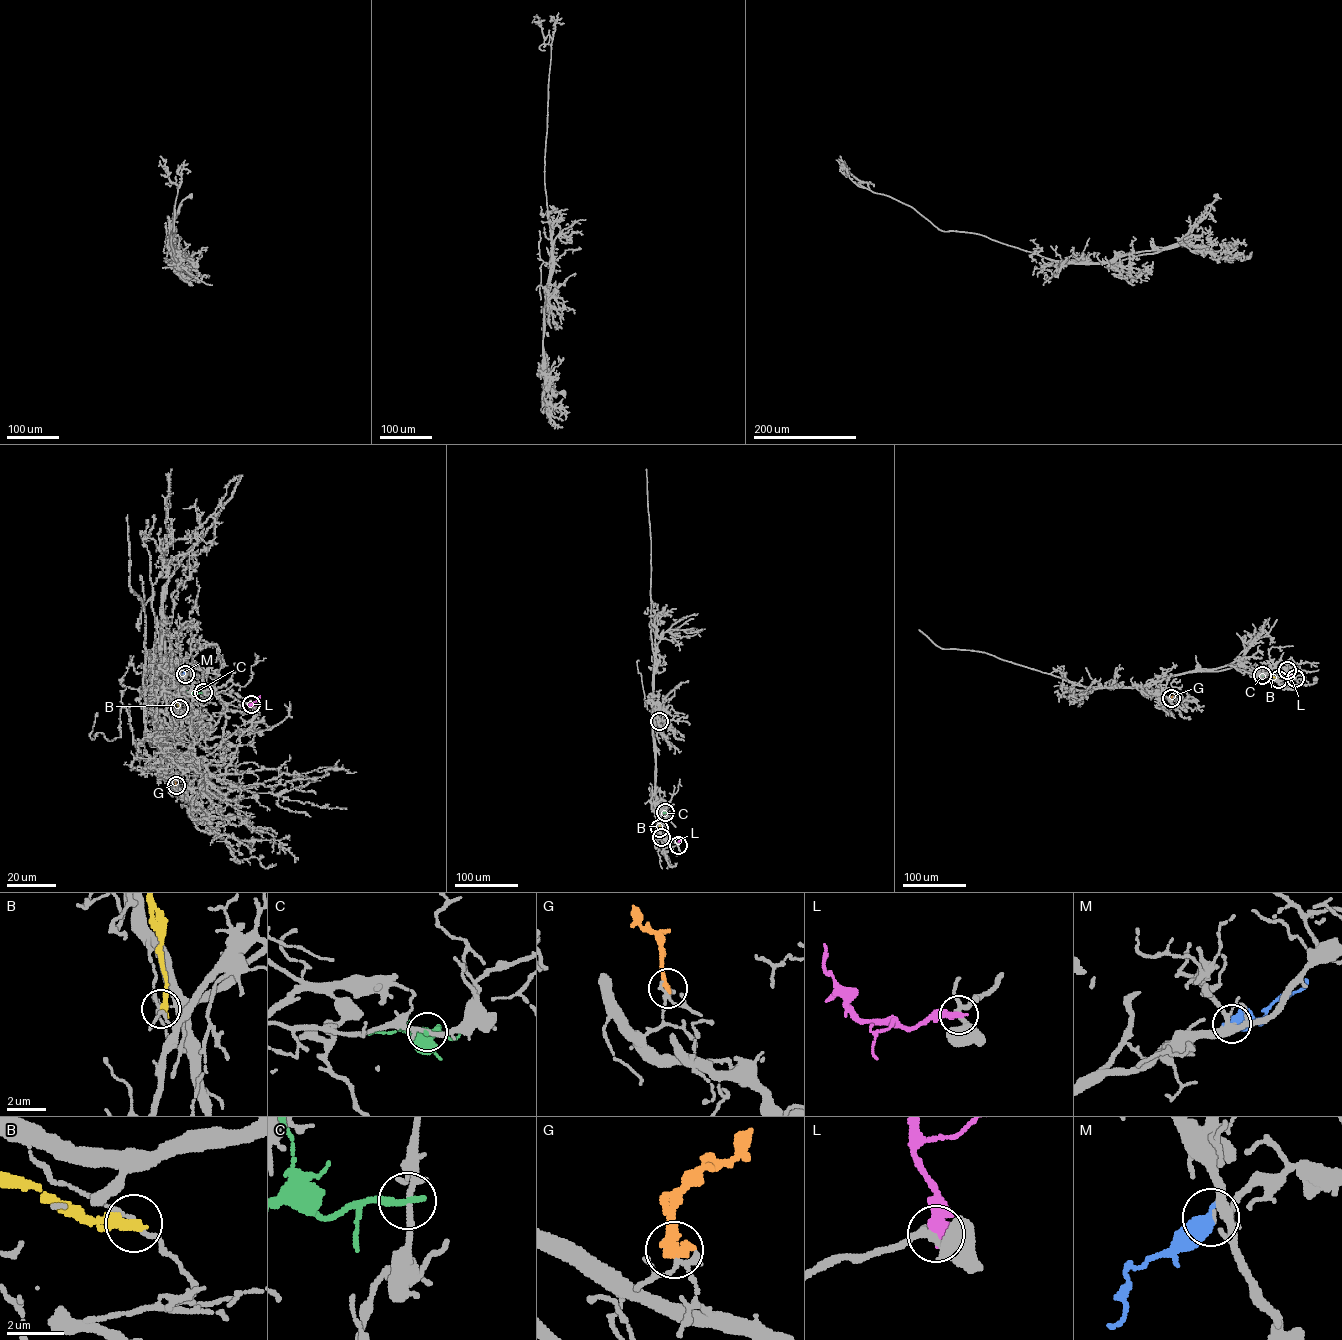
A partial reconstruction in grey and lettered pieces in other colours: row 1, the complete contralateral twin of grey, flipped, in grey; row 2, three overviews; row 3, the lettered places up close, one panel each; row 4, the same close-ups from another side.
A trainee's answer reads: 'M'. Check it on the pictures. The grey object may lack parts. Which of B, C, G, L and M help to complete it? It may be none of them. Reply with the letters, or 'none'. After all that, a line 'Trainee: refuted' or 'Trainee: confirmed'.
M
Trainee: confirmed

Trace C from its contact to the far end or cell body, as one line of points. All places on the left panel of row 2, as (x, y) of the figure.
C: (203, 692), (187, 690)

